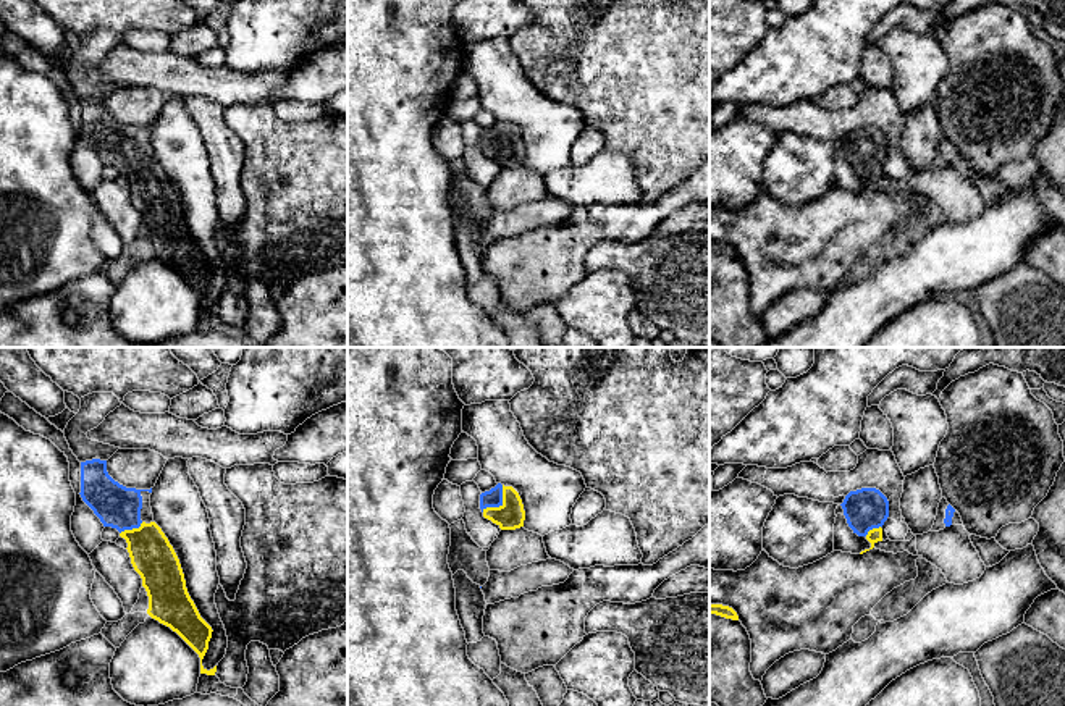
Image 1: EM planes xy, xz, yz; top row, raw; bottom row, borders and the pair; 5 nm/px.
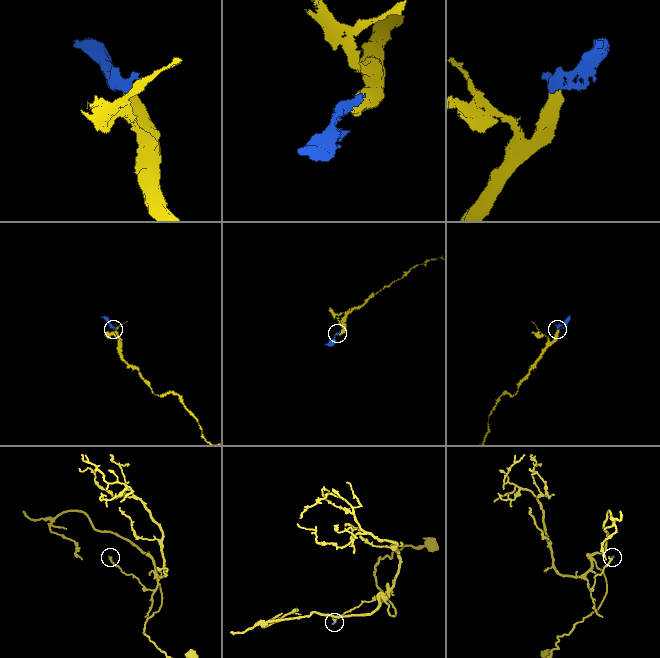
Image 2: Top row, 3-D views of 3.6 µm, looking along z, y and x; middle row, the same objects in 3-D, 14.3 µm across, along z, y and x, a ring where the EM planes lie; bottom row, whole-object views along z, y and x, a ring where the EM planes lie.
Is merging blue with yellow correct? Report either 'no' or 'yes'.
yes

